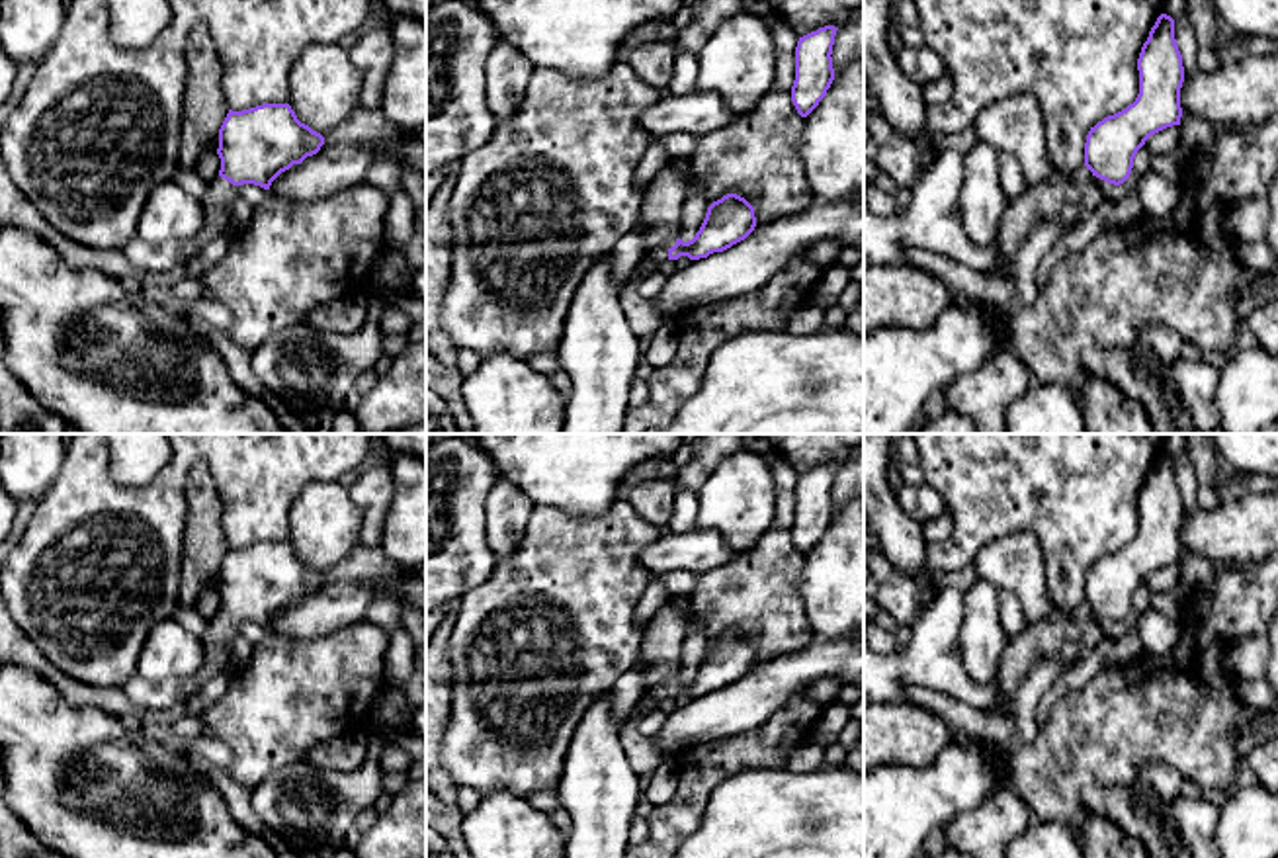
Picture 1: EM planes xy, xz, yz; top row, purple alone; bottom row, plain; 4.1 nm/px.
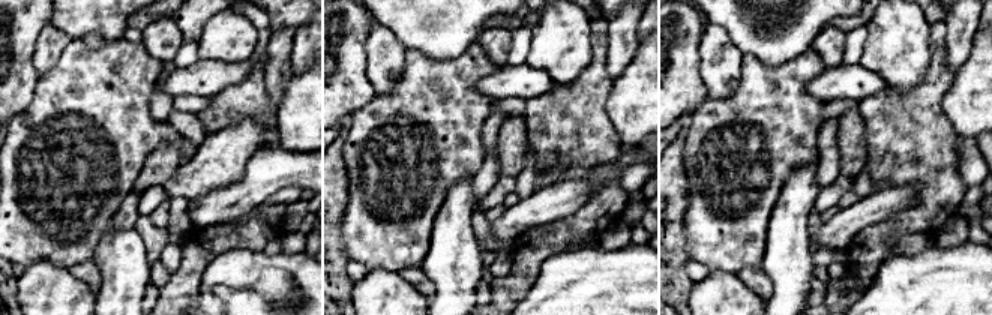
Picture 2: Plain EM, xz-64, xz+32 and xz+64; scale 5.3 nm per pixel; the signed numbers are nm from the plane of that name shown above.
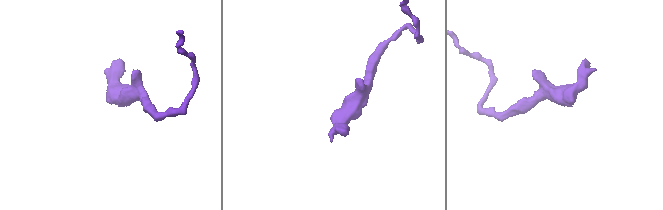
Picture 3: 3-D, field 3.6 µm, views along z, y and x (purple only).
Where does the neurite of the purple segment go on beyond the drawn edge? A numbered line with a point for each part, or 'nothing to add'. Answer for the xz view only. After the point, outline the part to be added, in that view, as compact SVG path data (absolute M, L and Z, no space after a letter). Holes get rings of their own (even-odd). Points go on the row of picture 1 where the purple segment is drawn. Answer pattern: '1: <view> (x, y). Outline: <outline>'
1: xz (657, 255). Outline: M659 244L655 248L649 248L647 258L643 262L643 272L645 274L655 272L666 260L668 260L668 246Z

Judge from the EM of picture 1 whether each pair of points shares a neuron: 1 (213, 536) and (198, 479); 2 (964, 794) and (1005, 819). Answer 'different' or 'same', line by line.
1: same
2: different

